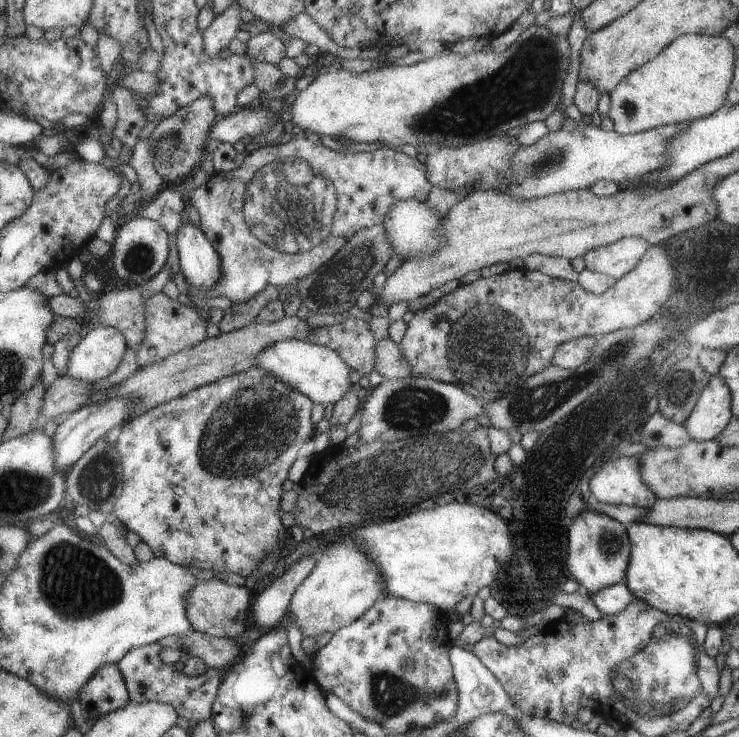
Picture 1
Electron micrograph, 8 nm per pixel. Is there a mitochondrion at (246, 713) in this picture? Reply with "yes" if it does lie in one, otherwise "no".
yes

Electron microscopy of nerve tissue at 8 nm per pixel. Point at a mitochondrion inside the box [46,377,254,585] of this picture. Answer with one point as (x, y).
(98, 481)

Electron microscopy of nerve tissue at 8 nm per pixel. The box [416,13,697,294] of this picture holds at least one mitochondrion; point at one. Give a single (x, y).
(556, 157)

